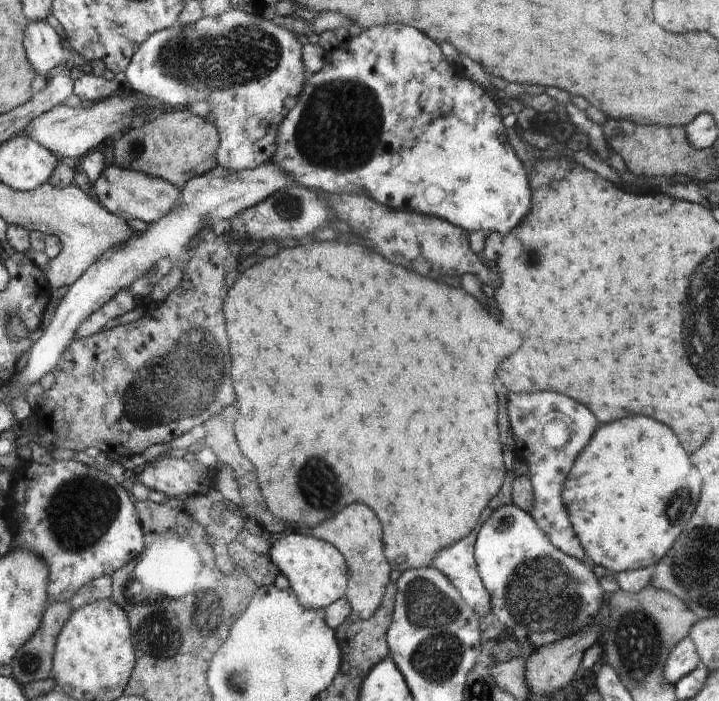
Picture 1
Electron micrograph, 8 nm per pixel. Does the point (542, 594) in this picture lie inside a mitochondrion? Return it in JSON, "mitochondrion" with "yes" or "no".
{"mitochondrion":"yes"}

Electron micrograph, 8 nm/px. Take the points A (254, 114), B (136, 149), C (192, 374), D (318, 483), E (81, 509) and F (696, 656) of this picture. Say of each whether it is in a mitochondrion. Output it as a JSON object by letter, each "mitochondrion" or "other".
{"A":"other","B":"mitochondrion","C":"mitochondrion","D":"mitochondrion","E":"mitochondrion","F":"other"}

